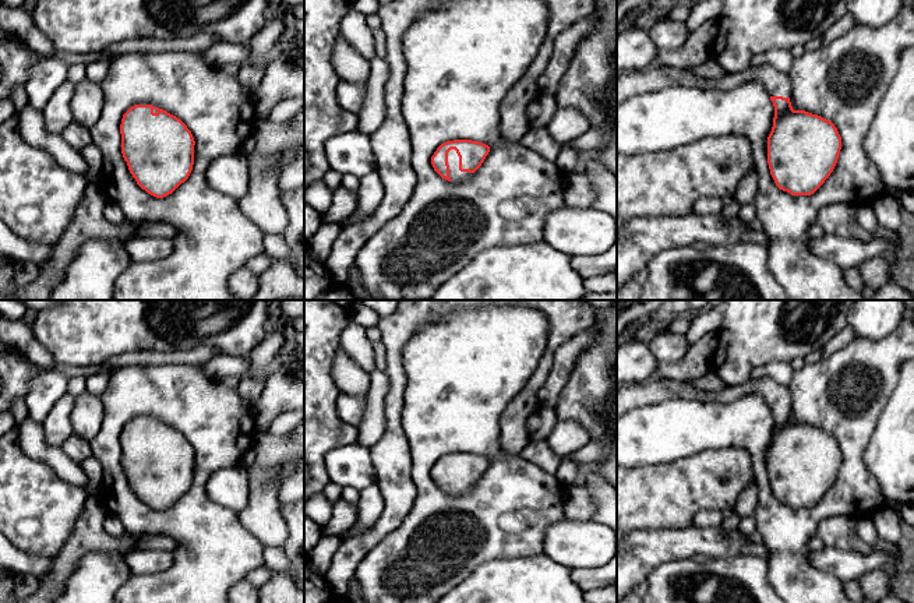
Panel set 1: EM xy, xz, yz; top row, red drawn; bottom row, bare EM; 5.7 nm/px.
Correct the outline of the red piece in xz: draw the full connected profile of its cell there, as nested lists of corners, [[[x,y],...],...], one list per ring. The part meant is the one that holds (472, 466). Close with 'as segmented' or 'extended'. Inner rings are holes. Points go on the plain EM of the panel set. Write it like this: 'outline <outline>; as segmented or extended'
outline [[[447,454],[431,469],[431,477],[442,491],[465,494],[481,479],[488,465],[490,459],[479,454]]]; extended

